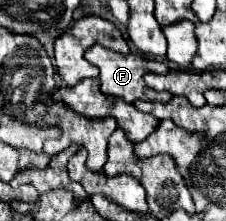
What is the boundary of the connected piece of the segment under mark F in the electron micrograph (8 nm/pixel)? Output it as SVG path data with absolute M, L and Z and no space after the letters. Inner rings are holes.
M99 45L89 47L85 59L101 71L101 93L123 99L125 103L147 99L147 85L143 81L145 70L157 74L166 74L170 70L162 62L143 61L137 53L123 55Z

